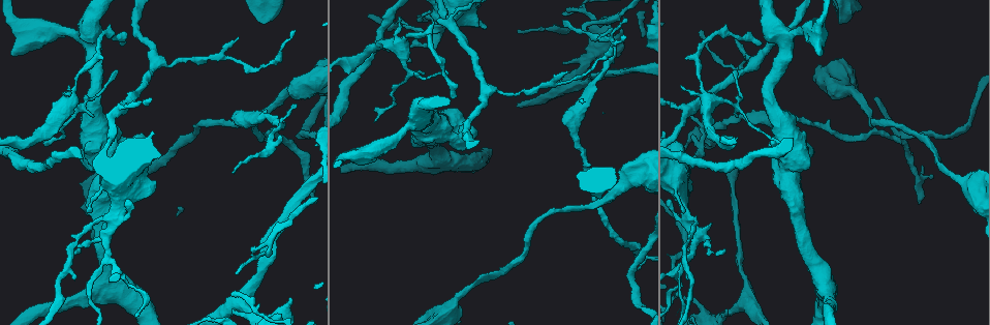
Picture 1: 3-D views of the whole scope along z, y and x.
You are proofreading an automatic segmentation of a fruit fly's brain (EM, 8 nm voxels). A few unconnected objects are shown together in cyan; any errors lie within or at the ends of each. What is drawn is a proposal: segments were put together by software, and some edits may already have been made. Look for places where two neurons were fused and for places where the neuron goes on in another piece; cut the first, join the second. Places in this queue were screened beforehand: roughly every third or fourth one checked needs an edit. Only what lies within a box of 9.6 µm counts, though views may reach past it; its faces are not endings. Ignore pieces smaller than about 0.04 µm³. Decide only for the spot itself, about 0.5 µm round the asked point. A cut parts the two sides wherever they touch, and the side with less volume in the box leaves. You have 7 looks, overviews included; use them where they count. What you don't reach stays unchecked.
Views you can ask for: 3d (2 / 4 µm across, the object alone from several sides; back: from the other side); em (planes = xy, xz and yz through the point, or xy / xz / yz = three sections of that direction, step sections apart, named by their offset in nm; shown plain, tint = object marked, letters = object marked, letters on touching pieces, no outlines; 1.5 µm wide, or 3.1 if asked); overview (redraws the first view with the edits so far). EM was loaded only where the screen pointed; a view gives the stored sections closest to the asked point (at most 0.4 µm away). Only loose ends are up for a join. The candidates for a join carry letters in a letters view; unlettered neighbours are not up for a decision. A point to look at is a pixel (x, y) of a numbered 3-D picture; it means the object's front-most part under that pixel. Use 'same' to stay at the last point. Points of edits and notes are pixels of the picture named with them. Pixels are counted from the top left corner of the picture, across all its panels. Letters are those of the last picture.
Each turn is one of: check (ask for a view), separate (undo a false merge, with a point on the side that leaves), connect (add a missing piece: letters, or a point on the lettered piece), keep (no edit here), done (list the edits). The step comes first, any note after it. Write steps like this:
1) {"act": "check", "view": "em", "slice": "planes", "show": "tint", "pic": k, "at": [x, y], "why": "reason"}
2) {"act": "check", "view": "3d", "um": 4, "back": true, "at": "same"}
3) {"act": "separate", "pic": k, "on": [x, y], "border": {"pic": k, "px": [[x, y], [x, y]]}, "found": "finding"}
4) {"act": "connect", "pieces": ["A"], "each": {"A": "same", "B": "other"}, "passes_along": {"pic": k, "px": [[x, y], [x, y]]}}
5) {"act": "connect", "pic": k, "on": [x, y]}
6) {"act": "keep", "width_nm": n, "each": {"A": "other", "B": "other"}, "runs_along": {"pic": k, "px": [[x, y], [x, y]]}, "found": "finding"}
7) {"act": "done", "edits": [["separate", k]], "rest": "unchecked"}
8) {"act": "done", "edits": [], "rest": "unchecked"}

{"act": "check", "view": "em", "slice": "xz", "step": 8, "show": "letters", "pic": 1, "at": [232, 308], "why": "an open end"}

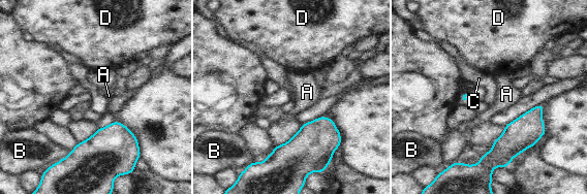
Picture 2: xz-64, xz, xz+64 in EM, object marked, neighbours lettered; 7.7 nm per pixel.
{"act": "check", "view": "em", "slice": "planes", "show": "letters", "at": "same"}

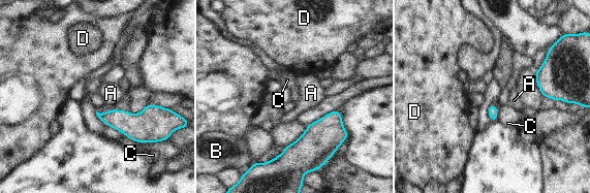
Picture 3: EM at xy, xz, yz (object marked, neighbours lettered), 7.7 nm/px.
{"act": "keep", "longest_contact_nm": ["C", 130], "each": {"A": "other", "B": "other", "C": "other", "D": "other"}, "border": {"pic": 3, "px": [[493, 103], [496, 106], [498, 119]]}, "found": "no lettered piece goes on from it"}

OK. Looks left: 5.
{"act": "check", "view": "em", "slice": "xz", "step": 4, "show": "tint", "pic": 1, "at": [621, 29], "why": "an open end"}

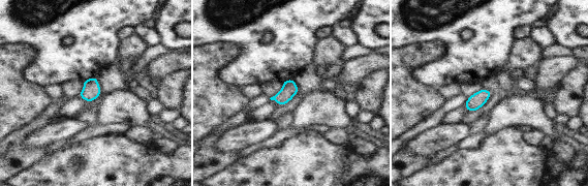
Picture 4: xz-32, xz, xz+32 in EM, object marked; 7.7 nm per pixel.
{"act": "check", "view": "em", "slice": "planes", "show": "letters", "at": "same", "why": "cut it another way"}

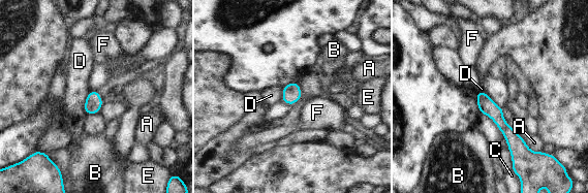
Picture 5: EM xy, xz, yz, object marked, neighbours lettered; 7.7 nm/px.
{"act": "keep", "each": {"A": "other", "B": "other", "C": "other", "D": "other", "E": "other", "F": "other"}, "runs_along": {"pic": 5, "px": [[478, 95], [512, 136], [512, 148]]}, "found": "none of them fits"}

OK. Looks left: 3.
{"act": "check", "view": "em", "slice": "planes", "show": "letters", "pic": 1, "at": [112, 221], "why": "a fork"}

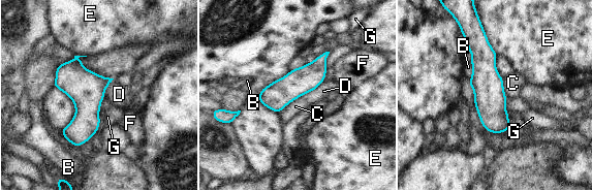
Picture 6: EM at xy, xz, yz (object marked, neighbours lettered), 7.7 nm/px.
{"act": "keep", "longest_contact_nm": ["E", 280], "each": {"B": "other", "C": "other", "D": "other", "E": "other", "F": "other", "G": "other"}, "runs_along": {"pic": 6, "px": [[473, 35], [500, 130]]}, "found": "continuous, no second neuron"}

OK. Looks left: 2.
{"act": "done", "edits": [], "rest": "unchecked"}

